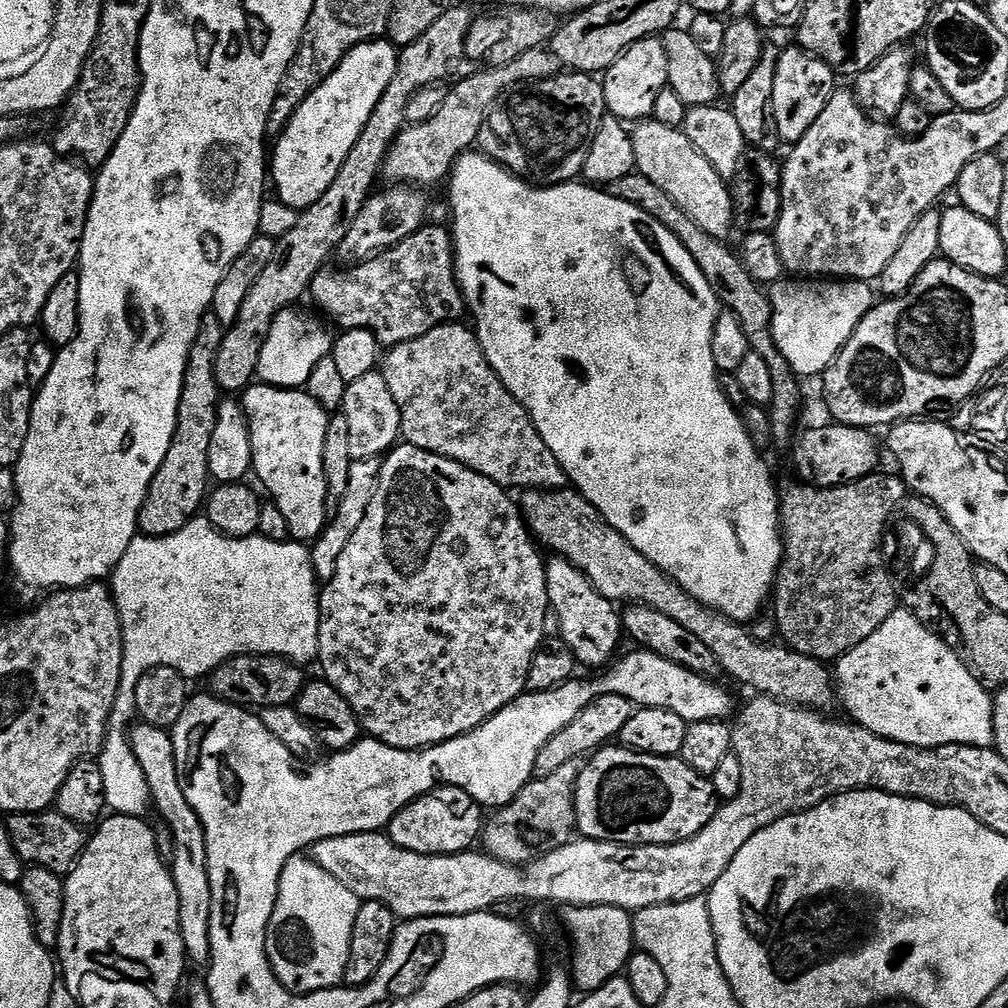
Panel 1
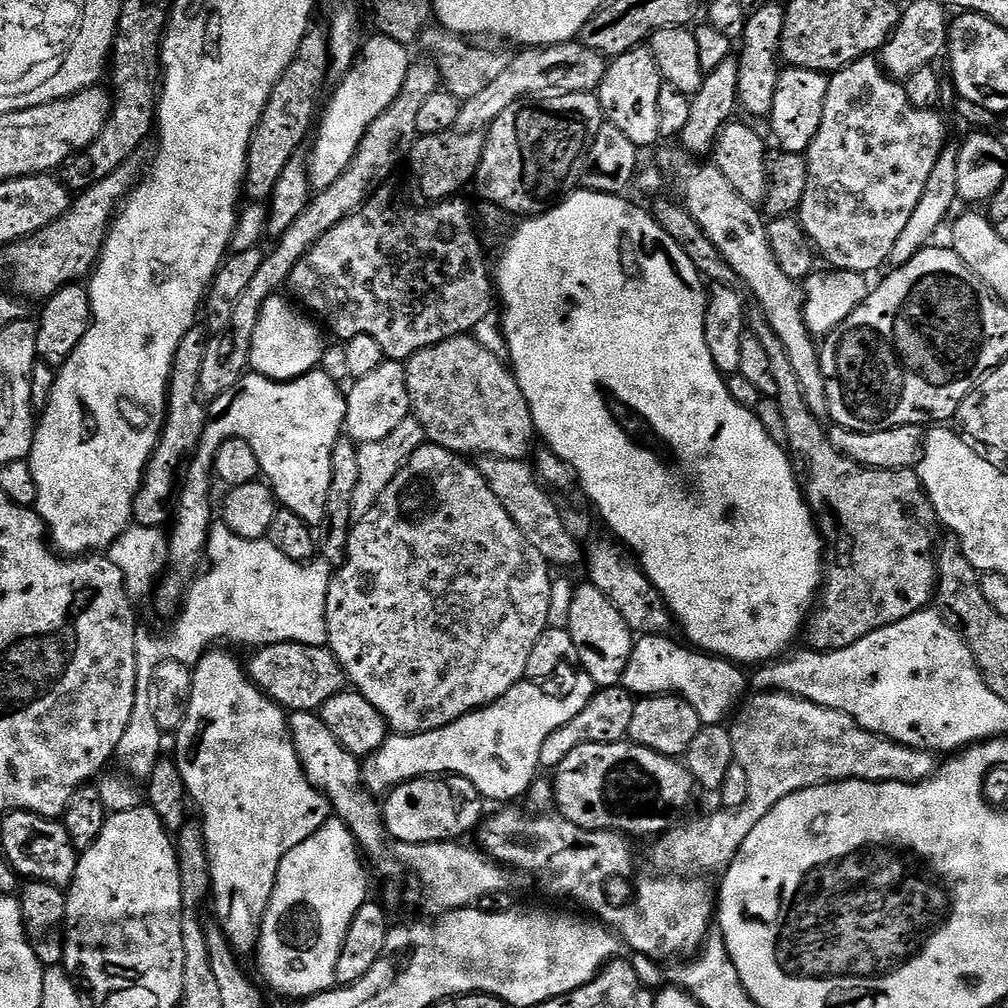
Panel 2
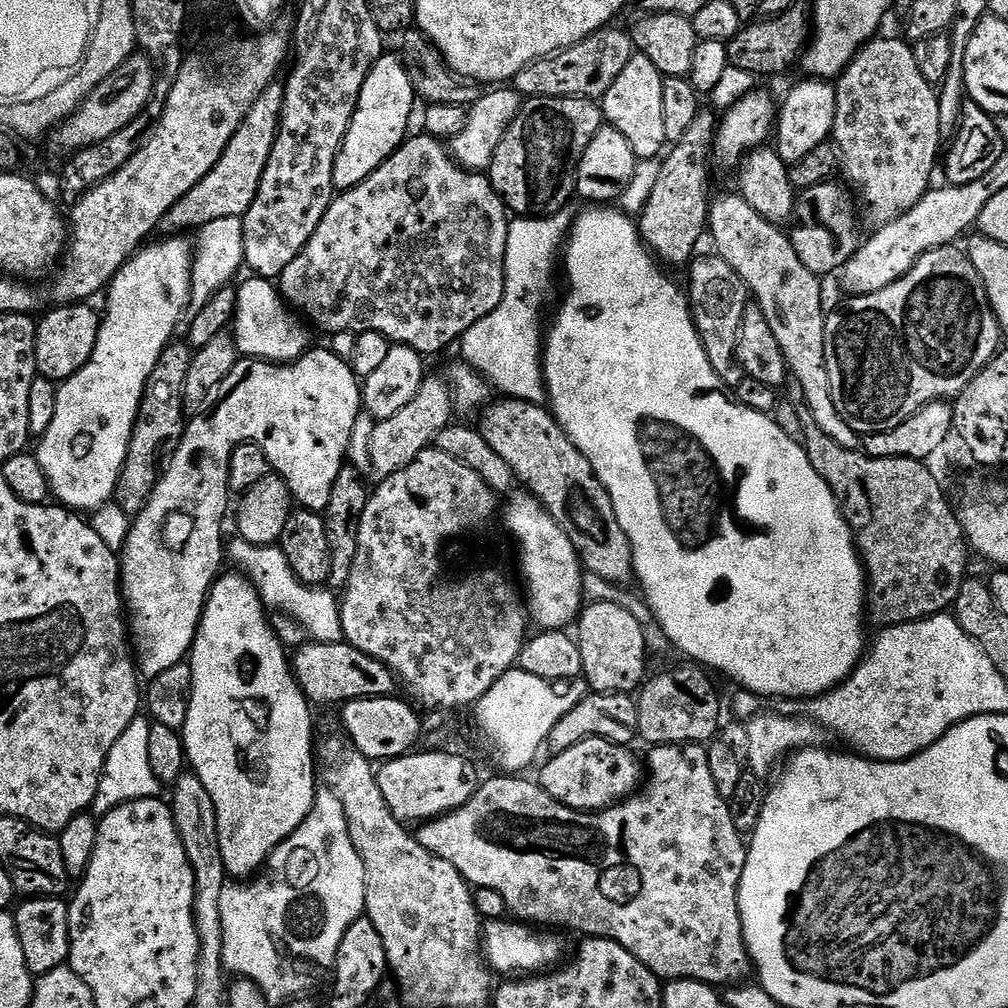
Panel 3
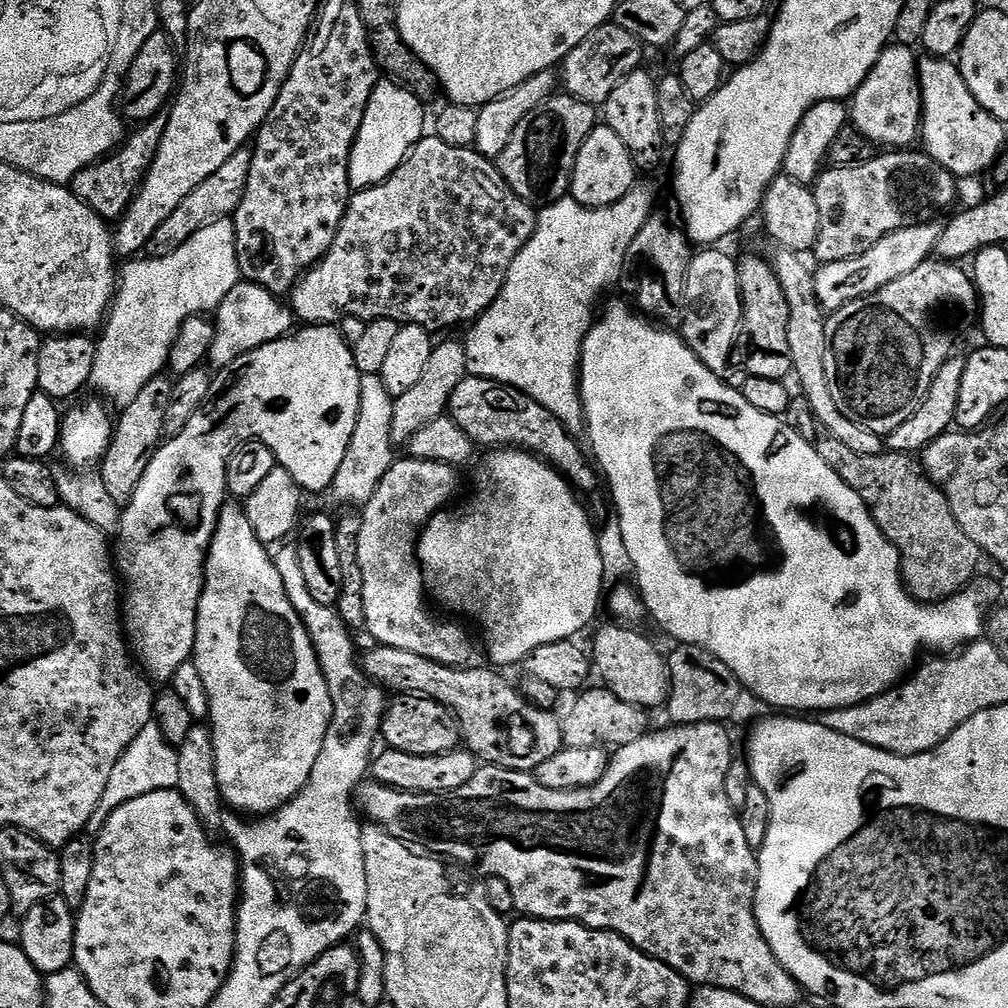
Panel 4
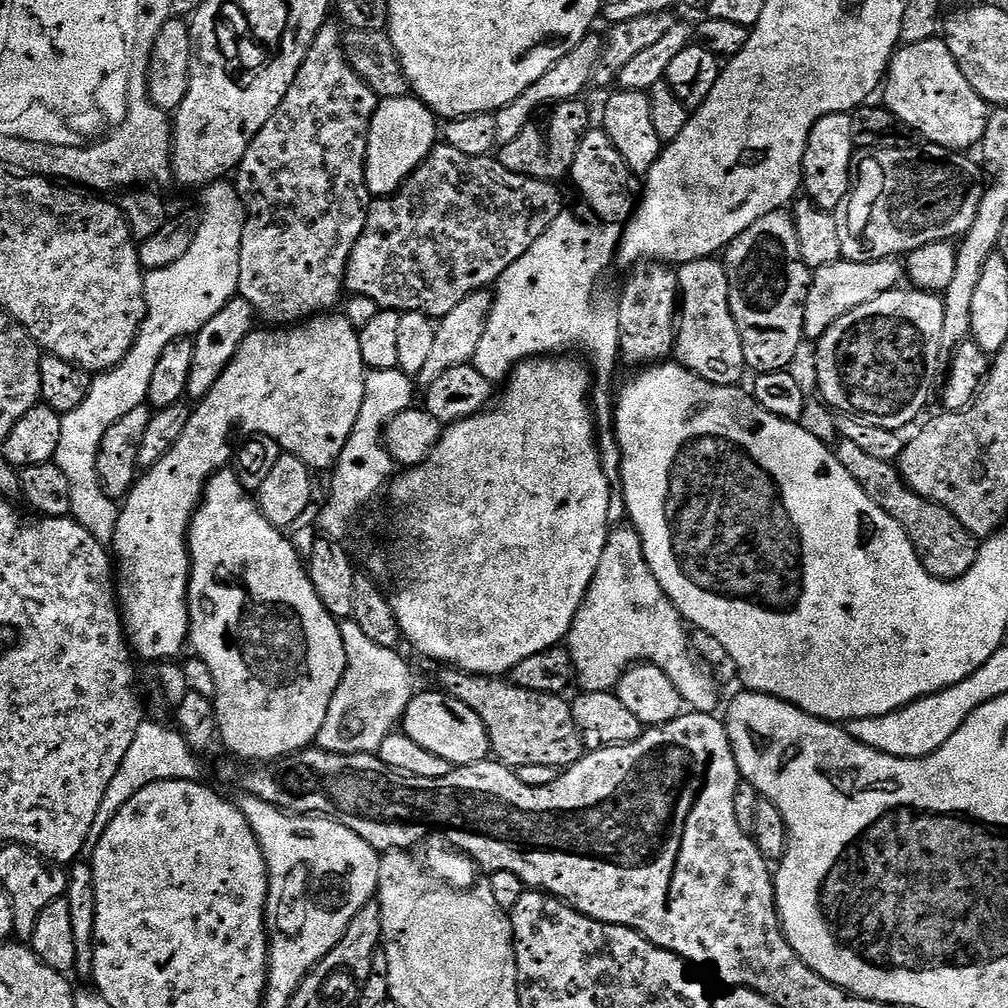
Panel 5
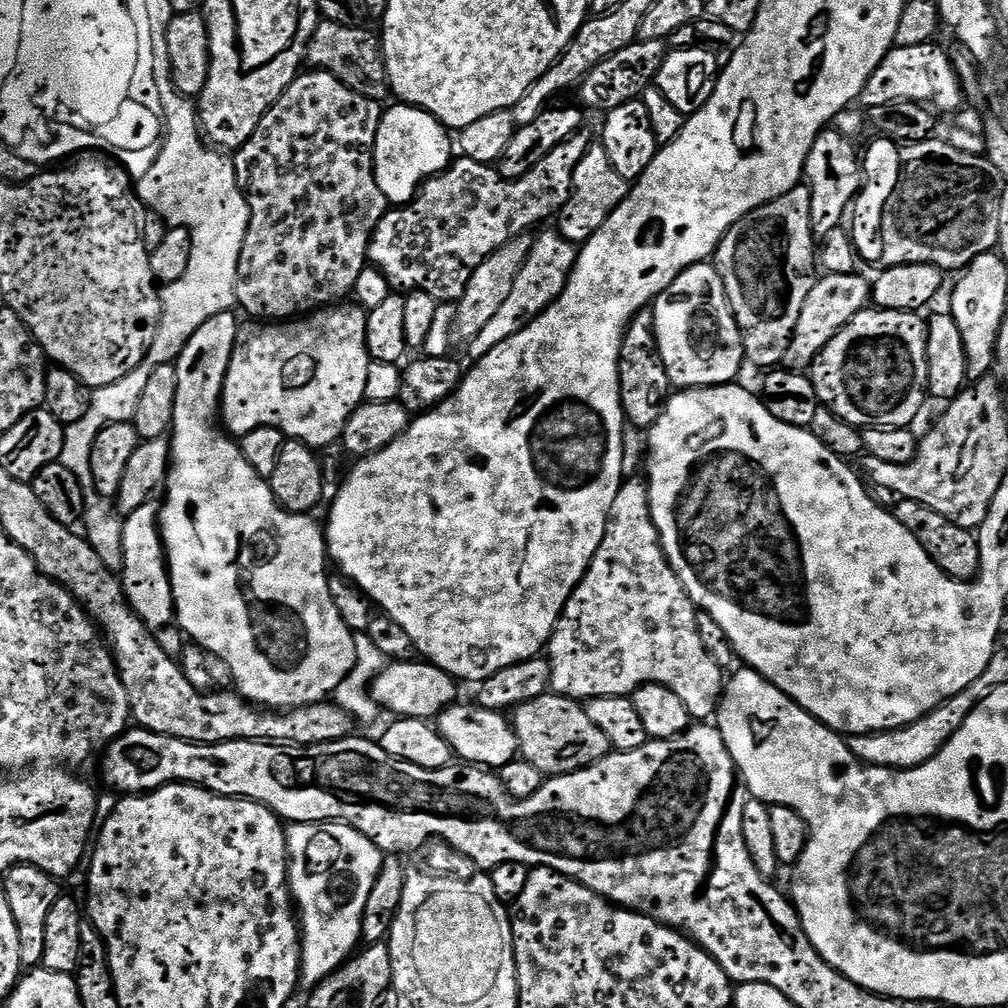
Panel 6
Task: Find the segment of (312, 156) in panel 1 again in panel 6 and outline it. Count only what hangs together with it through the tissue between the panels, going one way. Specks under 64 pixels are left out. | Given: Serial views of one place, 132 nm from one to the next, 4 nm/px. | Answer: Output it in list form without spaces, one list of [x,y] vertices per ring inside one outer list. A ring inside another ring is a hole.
[[[403,102],[393,105],[380,118],[374,146],[374,166],[378,190],[382,190],[389,205],[399,206],[410,203],[424,181],[440,175],[452,163],[454,140],[448,137],[451,136],[449,129],[430,113]]]

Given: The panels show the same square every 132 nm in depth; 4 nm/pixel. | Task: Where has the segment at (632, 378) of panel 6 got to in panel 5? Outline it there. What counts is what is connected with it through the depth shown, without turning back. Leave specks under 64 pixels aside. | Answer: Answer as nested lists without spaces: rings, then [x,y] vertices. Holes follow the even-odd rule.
[[[641,262],[629,272],[620,292],[620,304],[615,305],[620,360],[636,368],[632,370],[644,370],[665,363],[675,353],[678,309],[682,304],[680,278],[669,265],[659,262]]]

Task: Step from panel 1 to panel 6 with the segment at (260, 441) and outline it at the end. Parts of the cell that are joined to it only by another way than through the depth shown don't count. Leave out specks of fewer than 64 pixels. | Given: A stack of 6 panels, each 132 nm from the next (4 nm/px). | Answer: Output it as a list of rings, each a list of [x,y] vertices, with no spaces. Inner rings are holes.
[[[340,302],[335,306],[319,309],[303,318],[293,318],[287,322],[244,322],[236,329],[236,345],[230,358],[228,373],[224,379],[224,394],[220,398],[222,424],[233,437],[239,438],[250,434],[250,430],[258,430],[262,426],[270,426],[278,430],[285,438],[302,442],[308,448],[321,450],[328,448],[332,443],[339,441],[344,434],[344,424],[354,414],[356,407],[365,403],[367,368],[370,363],[368,347],[366,346],[366,322],[368,313],[355,302]],[[155,503],[138,506],[134,514],[123,517],[122,562],[124,568],[118,574],[124,585],[124,597],[128,604],[142,618],[147,628],[153,630],[173,623],[176,604],[172,601],[172,580],[168,576],[168,561],[160,531],[160,514]]]

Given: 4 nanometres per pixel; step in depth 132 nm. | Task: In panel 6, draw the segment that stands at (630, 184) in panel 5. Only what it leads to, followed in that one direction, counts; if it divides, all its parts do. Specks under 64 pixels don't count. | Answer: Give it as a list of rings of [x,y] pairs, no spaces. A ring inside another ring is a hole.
[[[600,142],[593,143],[588,153],[578,162],[574,170],[574,182],[570,190],[570,198],[566,206],[555,217],[554,228],[562,238],[566,238],[571,244],[580,246],[588,240],[614,214],[614,210],[623,202],[630,191],[629,181],[624,180],[618,170],[611,165],[607,156],[607,150]]]

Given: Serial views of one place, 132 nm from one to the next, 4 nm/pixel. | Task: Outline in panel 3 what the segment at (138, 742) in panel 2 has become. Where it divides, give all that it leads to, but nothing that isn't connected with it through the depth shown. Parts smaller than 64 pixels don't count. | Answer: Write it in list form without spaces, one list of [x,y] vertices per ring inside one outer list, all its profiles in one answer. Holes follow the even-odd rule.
[[[239,538],[233,539],[226,548],[227,555],[235,567],[247,575],[252,585],[260,591],[264,607],[269,610],[277,608],[288,616],[293,616],[300,624],[305,624],[312,631],[311,639],[321,644],[339,644],[344,640],[342,618],[340,617],[340,600],[335,591],[327,587],[309,587],[298,579],[291,563],[280,546],[251,544]]]

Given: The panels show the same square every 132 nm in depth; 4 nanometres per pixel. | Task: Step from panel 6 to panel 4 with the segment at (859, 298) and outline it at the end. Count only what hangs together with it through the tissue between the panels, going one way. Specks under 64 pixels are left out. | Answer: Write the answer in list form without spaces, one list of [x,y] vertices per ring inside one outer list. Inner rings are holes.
[[[916,222],[907,228],[900,228],[878,241],[873,248],[842,262],[820,264],[815,269],[816,297],[825,313],[837,312],[842,306],[854,302],[863,296],[874,294],[882,286],[890,286],[902,274],[918,270],[922,262],[935,253],[936,243],[940,237],[941,225],[936,222]]]

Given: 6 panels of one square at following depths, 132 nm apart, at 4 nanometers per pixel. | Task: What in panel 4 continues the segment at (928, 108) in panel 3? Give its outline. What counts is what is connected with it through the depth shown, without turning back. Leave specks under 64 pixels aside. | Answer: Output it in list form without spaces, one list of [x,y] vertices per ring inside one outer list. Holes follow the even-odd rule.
[[[893,43],[874,62],[870,74],[850,98],[850,124],[873,146],[884,150],[908,150],[920,140],[920,118],[924,115],[920,97],[918,56],[906,44]]]

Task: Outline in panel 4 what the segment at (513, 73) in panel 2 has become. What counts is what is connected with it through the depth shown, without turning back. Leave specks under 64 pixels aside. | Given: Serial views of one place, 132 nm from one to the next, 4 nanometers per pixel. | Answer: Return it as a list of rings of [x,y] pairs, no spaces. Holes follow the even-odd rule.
[[[611,22],[591,32],[588,37],[562,61],[562,88],[567,95],[580,100],[589,106],[603,106],[606,98],[614,94],[614,86],[622,82],[632,72],[641,67],[644,60],[645,45],[638,37],[630,34],[630,30],[622,30],[622,26]]]

